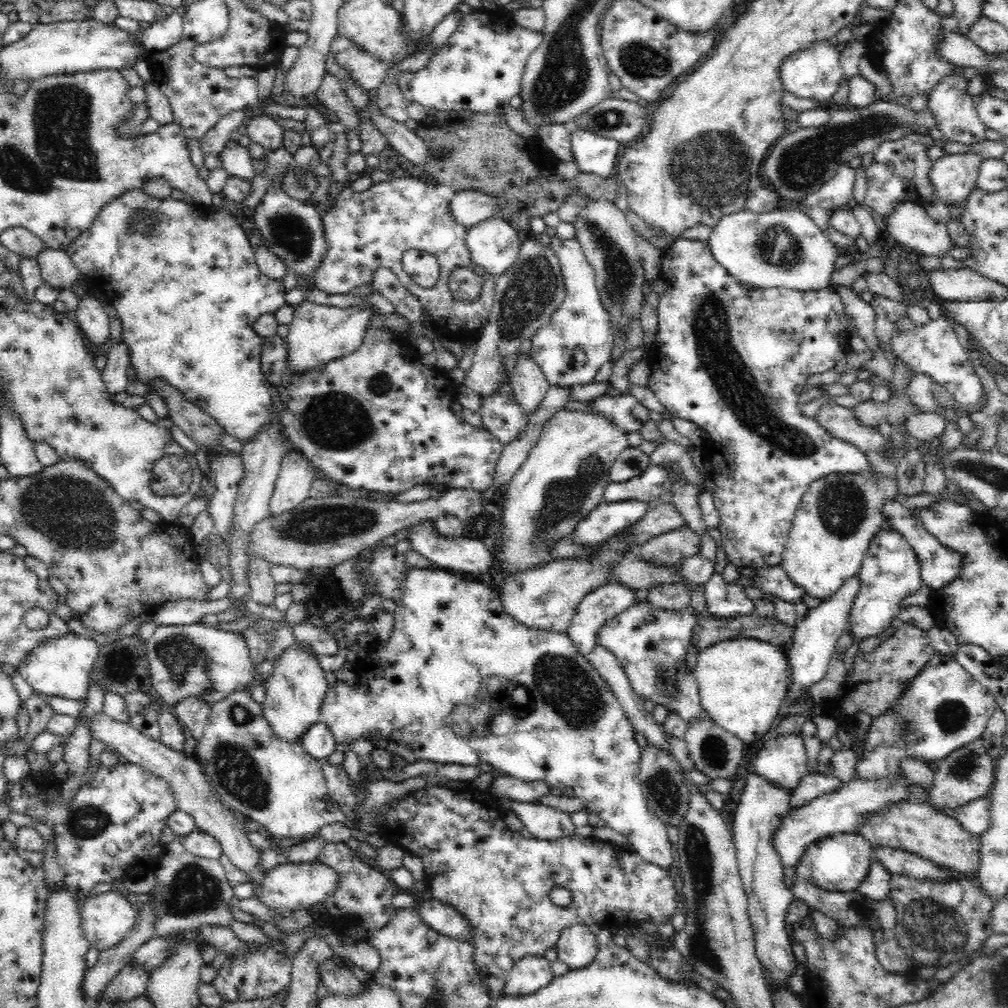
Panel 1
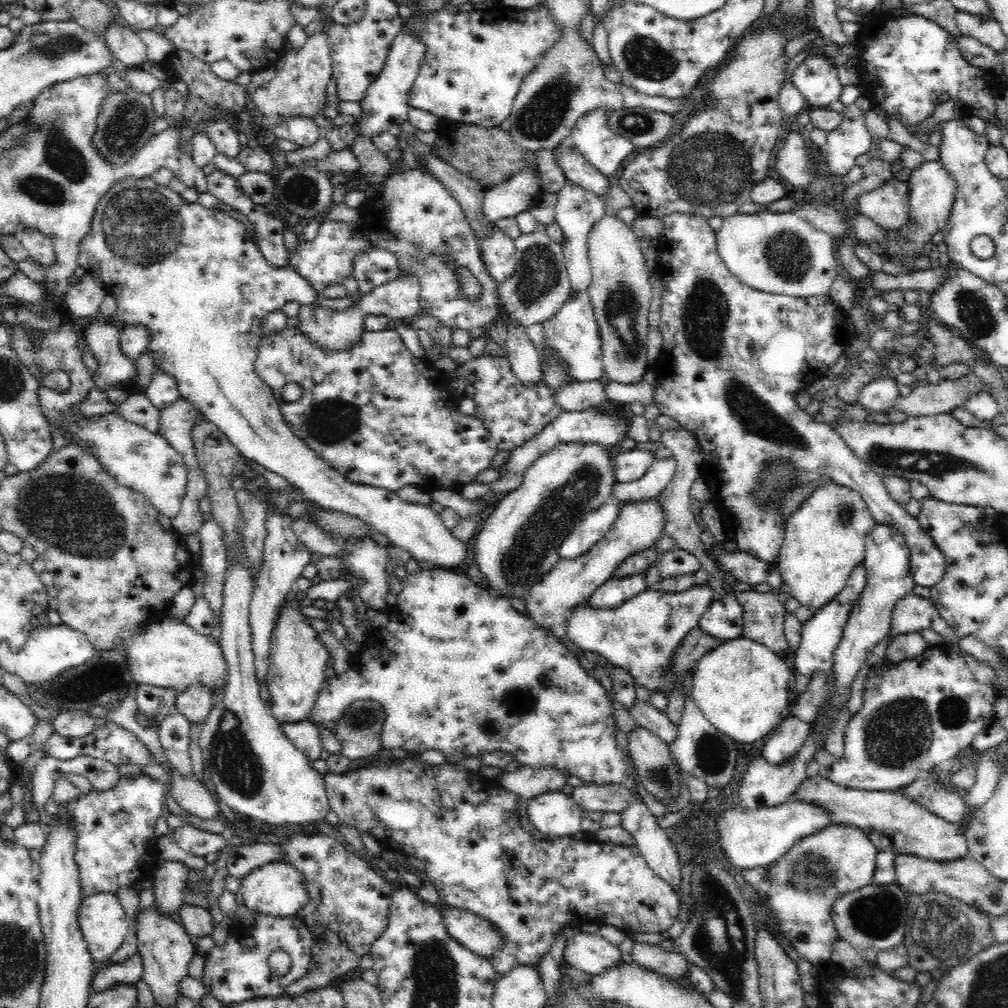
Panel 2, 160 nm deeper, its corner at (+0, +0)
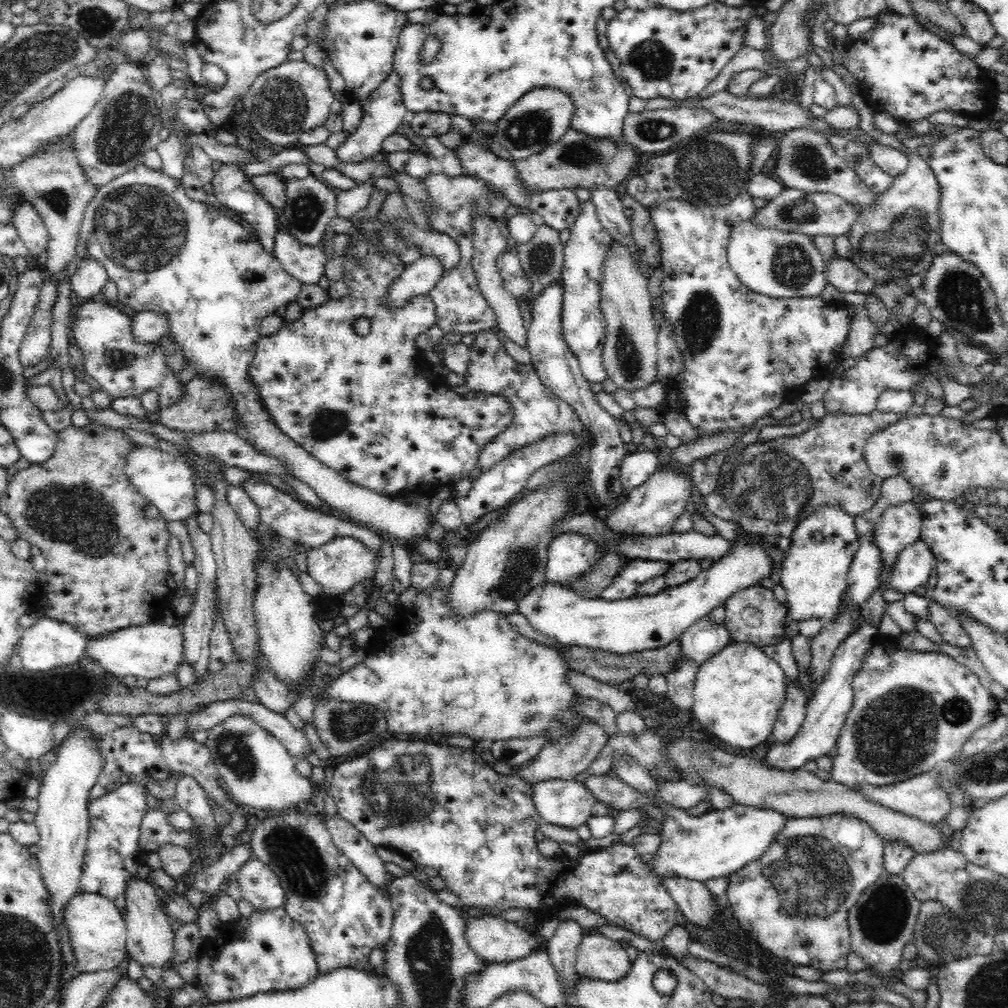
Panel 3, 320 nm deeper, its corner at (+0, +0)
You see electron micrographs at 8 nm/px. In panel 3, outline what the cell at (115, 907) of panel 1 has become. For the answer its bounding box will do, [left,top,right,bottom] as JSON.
[63,892,128,973]

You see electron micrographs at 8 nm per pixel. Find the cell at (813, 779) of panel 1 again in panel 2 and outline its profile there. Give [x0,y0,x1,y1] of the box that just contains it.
[829,645,997,791]

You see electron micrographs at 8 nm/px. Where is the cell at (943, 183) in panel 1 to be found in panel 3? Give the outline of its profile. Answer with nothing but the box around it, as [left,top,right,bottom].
[846,152,941,309]

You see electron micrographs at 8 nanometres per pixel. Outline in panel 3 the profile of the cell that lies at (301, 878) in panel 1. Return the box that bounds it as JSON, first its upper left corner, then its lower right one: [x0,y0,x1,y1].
[234,858,284,911]

